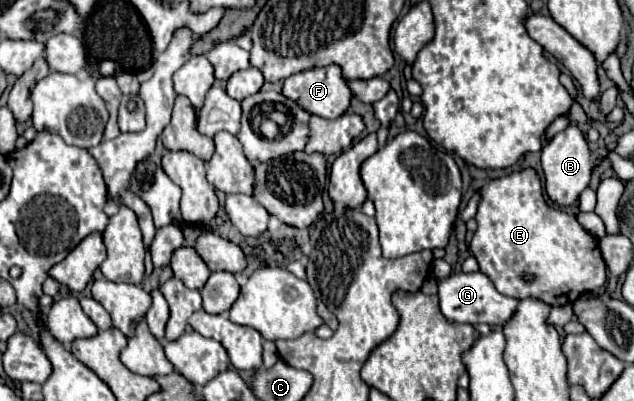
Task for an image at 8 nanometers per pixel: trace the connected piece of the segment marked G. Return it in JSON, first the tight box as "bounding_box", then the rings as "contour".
{"bounding_box":[439,273,517,325],"contour":[[[453,273],[447,279],[439,281],[439,301],[441,313],[455,323],[487,323],[487,325],[505,325],[505,319],[513,315],[513,307],[517,307],[517,299],[501,295],[491,279],[481,273]]]}

